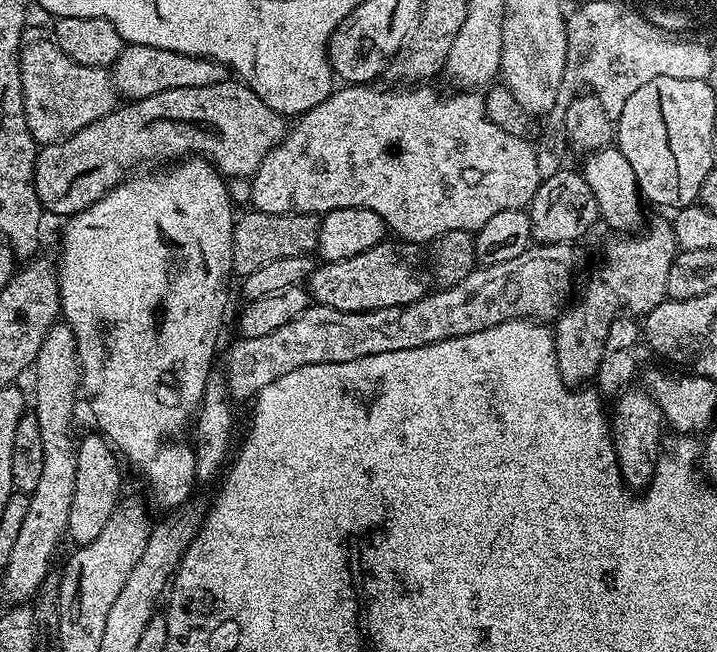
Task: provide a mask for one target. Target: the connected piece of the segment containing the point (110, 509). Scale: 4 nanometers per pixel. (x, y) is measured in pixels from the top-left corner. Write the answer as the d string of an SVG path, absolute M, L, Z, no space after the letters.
M103 435L79 437L76 445L76 469L74 470L74 499L70 502L70 522L68 523L67 539L73 540L73 545L83 546L94 542L98 534L110 522L110 514L114 514L117 504L121 503L120 496L120 464L113 445Z

